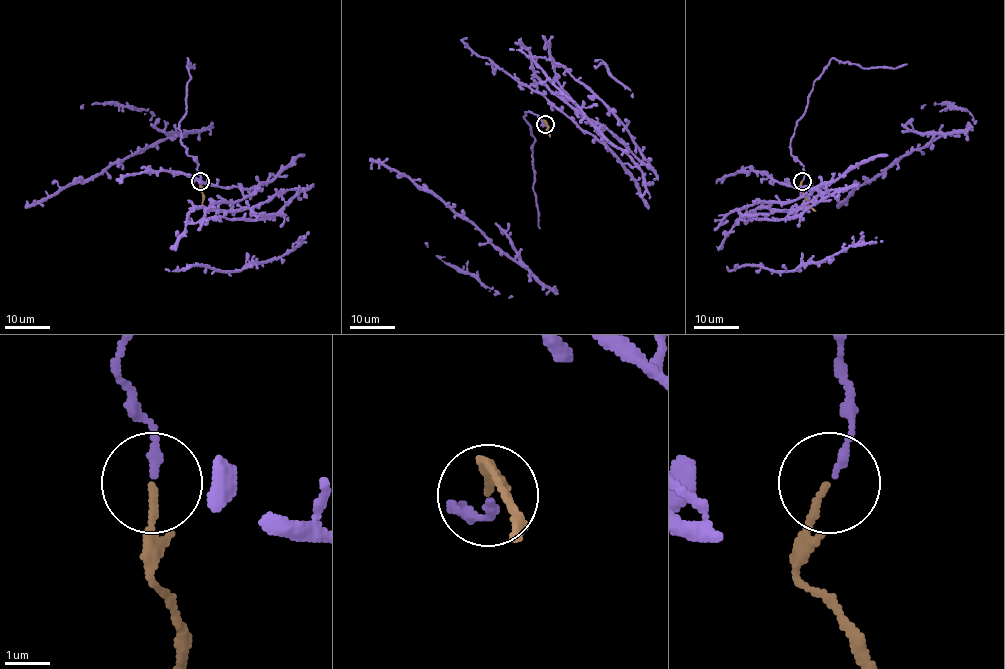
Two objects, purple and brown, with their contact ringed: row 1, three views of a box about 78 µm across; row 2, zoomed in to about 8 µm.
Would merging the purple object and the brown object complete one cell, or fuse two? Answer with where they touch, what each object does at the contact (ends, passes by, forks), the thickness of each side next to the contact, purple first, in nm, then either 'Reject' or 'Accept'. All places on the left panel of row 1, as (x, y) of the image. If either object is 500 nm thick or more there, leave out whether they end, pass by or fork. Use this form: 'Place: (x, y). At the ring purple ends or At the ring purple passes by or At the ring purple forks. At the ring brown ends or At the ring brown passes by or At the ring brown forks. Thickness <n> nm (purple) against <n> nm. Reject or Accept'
Place: (200, 181). At the ring purple ends. At the ring brown ends. Thickness 180 nm (purple) against 150 nm. Accept

